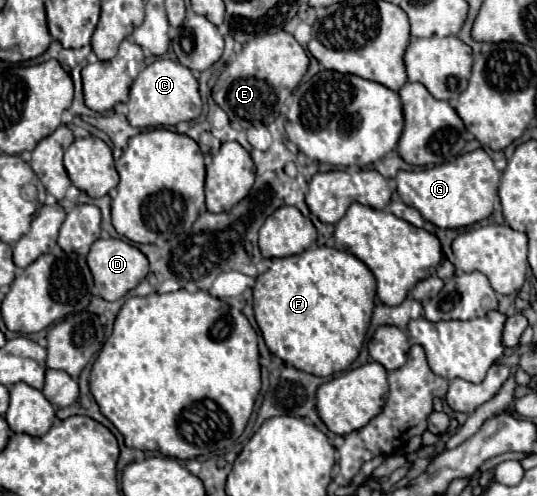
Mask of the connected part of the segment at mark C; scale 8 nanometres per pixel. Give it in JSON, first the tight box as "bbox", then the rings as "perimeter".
{"bbox":[128,59,202,127],"perimeter":[[[156,59],[150,63],[130,87],[128,121],[132,127],[174,127],[180,121],[192,121],[202,113],[202,99],[198,93],[198,81],[192,71],[172,59]]]}

